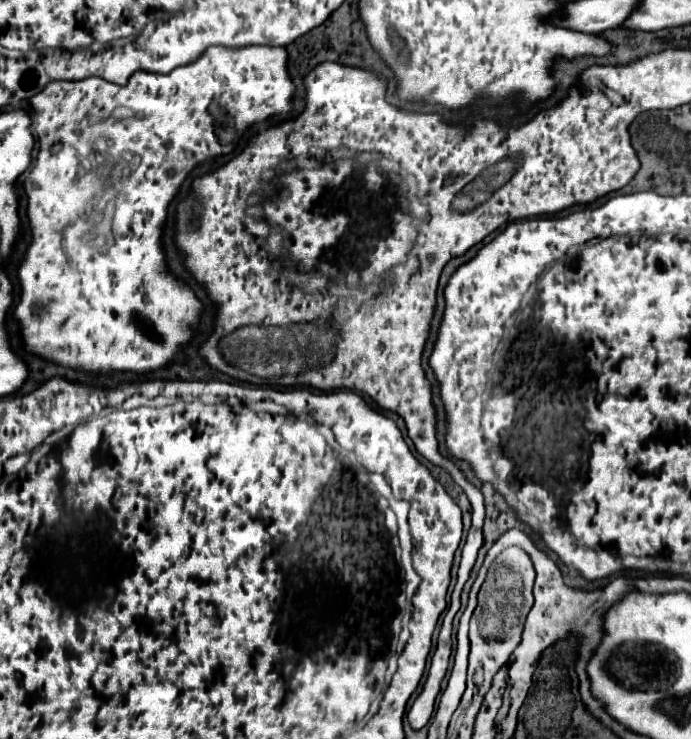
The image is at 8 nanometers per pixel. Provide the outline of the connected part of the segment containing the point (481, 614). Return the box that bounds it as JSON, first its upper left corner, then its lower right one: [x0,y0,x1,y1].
[470,547,534,657]

